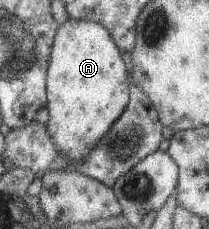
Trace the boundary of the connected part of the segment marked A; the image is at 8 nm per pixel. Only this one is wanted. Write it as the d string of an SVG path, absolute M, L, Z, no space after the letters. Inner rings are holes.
M69 18L58 27L46 81L49 111L46 127L54 148L65 159L75 163L87 159L129 104L133 84L122 53L99 23Z

